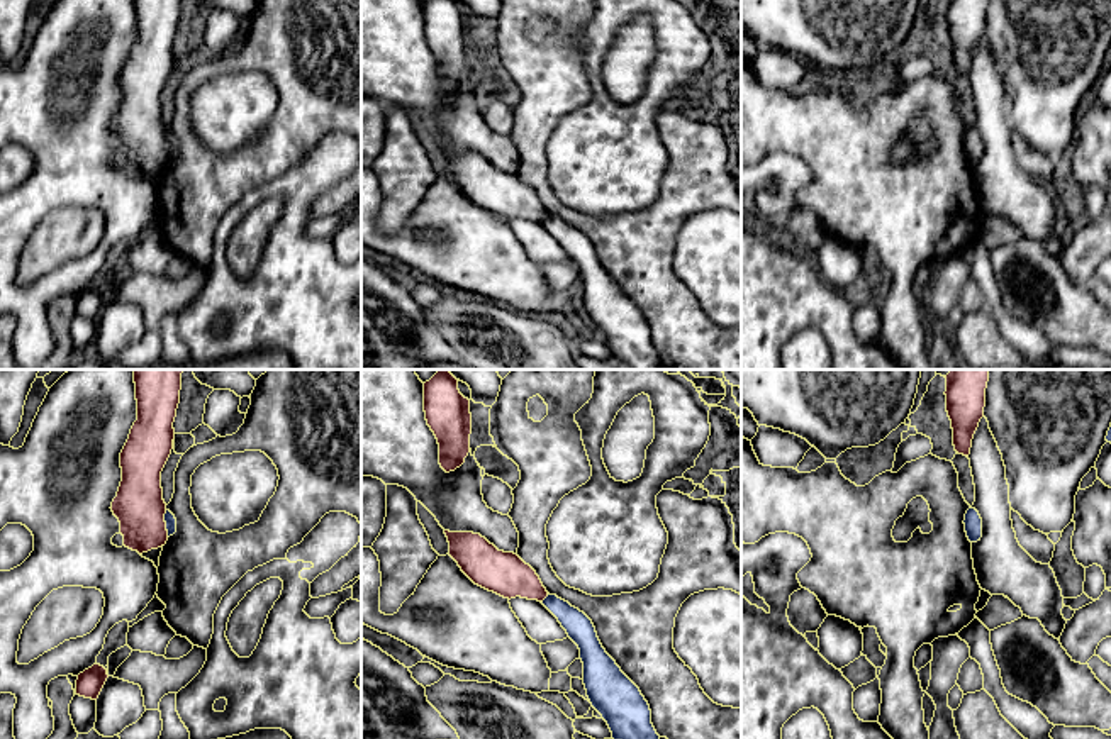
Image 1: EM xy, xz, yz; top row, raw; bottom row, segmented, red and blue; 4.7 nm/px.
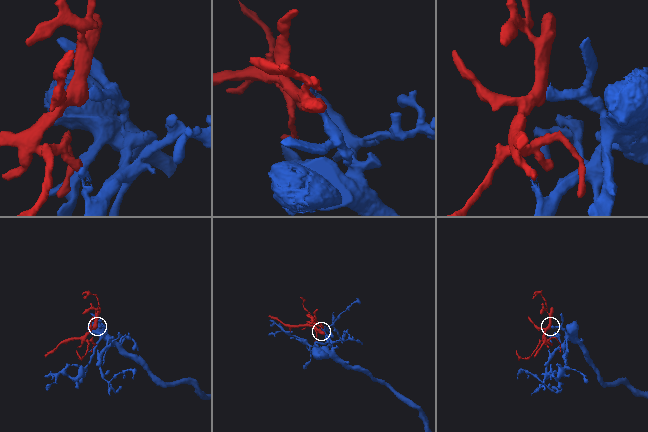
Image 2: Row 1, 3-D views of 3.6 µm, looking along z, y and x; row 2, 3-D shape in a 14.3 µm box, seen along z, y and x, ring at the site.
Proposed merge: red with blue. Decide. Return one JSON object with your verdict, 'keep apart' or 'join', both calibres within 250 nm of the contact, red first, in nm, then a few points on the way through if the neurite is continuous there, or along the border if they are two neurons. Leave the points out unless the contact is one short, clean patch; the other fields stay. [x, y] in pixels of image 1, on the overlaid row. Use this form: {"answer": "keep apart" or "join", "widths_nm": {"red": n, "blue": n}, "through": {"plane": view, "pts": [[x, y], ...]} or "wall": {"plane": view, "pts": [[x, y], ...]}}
{"answer": "keep apart", "widths_nm": {"red": 240, "blue": 50}, "wall": {"plane": "xy", "pts": [[165, 511], [168, 536]]}}

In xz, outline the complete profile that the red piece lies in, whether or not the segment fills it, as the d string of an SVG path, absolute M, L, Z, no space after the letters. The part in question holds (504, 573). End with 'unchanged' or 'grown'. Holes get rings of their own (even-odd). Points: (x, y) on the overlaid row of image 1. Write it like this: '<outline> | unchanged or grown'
M444 531L449 556L478 586L504 598L528 598L543 602L548 597L536 571L517 554L499 551L485 537L473 532Z | unchanged

